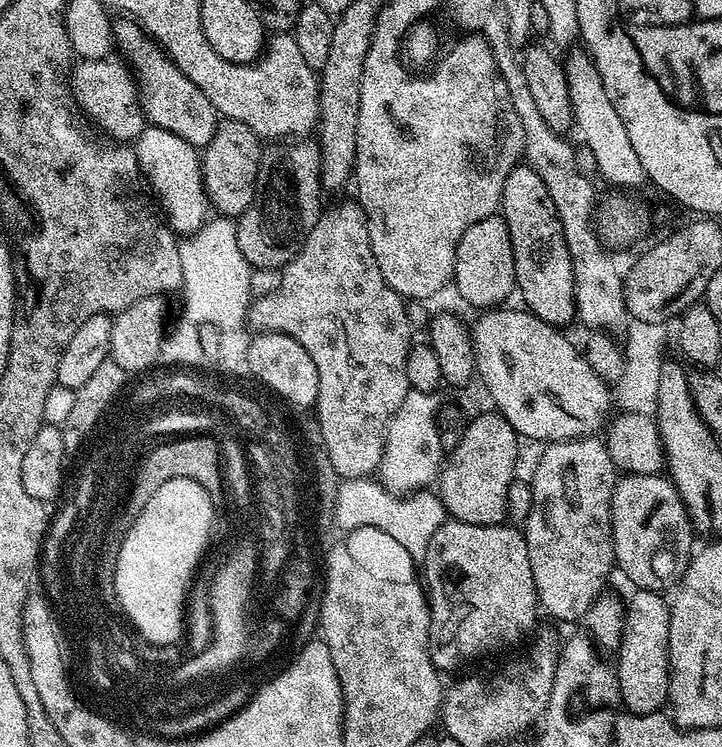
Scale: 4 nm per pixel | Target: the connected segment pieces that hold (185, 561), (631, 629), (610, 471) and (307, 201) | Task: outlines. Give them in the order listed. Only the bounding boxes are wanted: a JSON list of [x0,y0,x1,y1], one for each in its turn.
[[118,478,214,640],[616,590,672,715],[522,436,618,622],[236,138,322,269]]

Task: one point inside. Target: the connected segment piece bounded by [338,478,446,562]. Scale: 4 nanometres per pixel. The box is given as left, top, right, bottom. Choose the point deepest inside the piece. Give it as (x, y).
(412, 518)

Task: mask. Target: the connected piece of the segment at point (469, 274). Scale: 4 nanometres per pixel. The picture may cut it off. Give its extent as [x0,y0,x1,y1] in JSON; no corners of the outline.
[452,214,516,310]

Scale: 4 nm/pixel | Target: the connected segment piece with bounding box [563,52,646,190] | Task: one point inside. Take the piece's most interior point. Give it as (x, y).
(596, 118)

